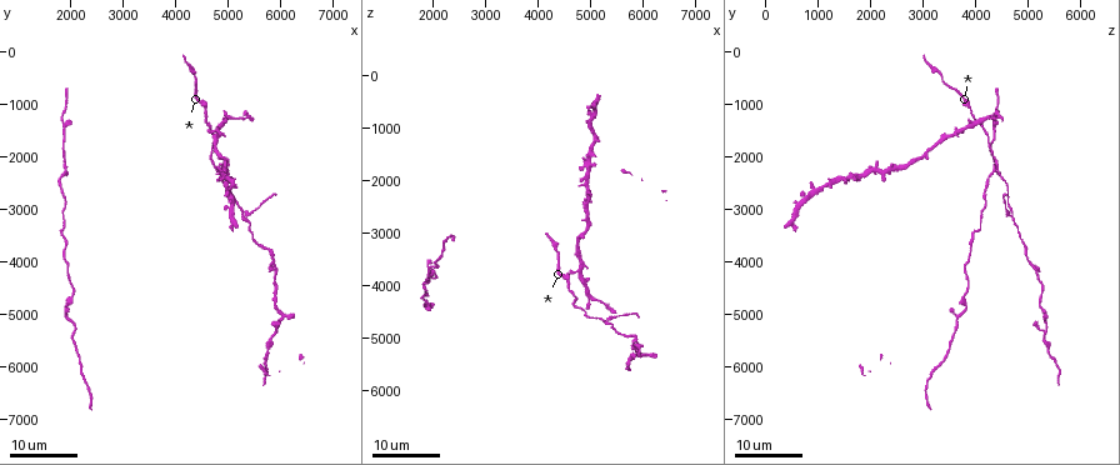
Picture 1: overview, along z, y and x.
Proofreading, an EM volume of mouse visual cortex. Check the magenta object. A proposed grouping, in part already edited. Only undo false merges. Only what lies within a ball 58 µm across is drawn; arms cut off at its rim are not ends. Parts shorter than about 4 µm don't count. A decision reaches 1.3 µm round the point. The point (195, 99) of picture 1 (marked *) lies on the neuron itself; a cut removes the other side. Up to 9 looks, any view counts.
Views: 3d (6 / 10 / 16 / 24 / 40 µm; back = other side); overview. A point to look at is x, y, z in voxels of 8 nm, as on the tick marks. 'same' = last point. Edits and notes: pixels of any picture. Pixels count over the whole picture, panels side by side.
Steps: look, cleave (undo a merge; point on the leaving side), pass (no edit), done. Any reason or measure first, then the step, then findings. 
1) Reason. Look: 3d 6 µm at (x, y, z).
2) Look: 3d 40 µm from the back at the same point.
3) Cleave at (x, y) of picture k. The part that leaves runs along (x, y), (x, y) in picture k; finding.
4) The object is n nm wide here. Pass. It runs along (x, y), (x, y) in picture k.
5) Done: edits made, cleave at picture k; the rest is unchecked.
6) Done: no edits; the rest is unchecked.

Arms part here. Look: 3d 16 µm at (4950, 1350, 3950).

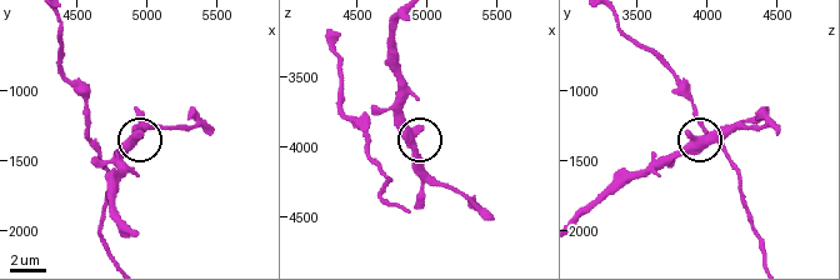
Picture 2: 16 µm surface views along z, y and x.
Look: 3d 6 µm at (4900, 1360, 4000).

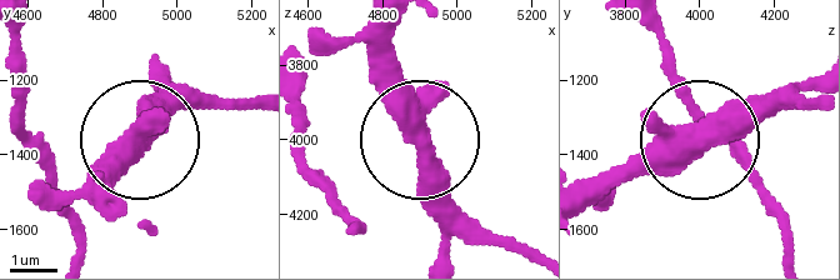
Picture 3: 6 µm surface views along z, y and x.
The object is 400 nm wide here. Pass. It runs along (306, 156), (319, 169), (410, 145), (481, 224) in picture 3; continuous, no second neuron.

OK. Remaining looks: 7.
Thin arm on a thick one. Look: 3d 16 µm at (5350, 3050, 4600).

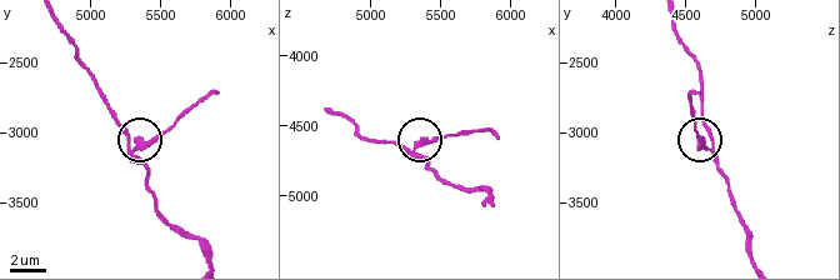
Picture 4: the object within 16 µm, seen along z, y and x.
Look: 3d 6 µm at (5360, 3100, 4640).

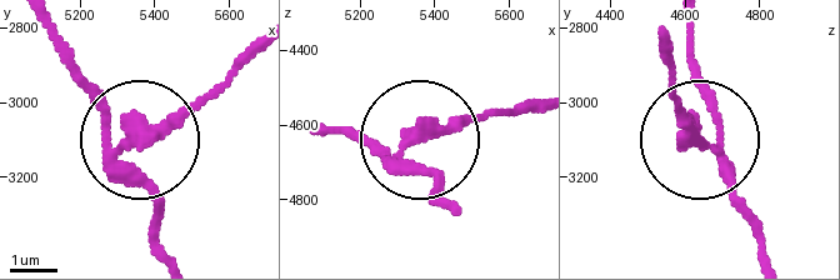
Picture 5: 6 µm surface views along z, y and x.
Cleave at (169, 121) of picture 5. The part that leaves runs along (121, 150), (189, 118), (249, 58) in picture 5; two neurons meet here.

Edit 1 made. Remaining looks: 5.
Look: overview.

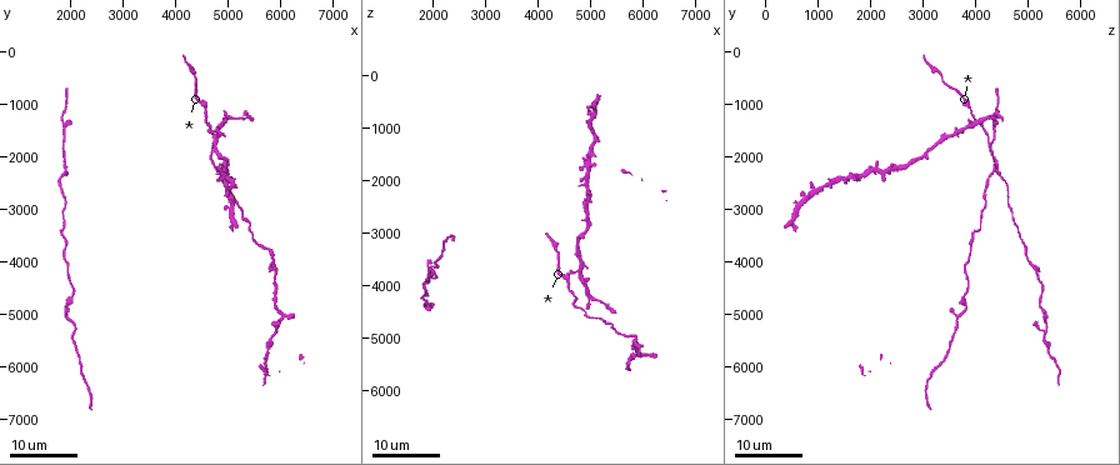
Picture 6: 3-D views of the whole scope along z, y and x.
Branch point. Look: 3d 24 µm at (5900, 5350, 5250).

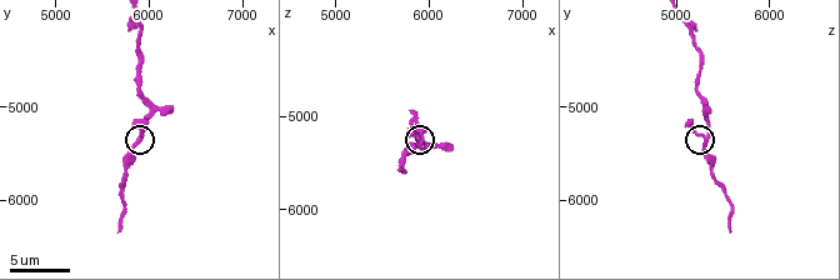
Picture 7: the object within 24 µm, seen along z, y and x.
Look: 3d 10 µm at (5900, 5300, 5300).

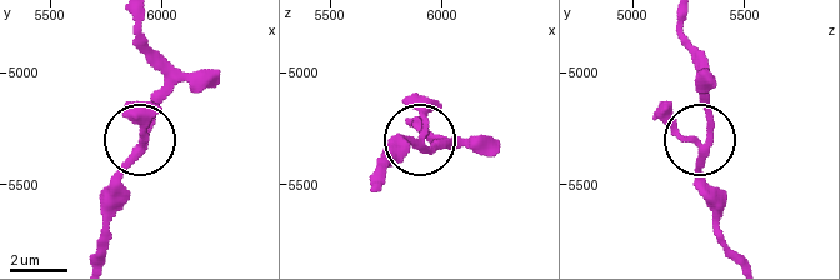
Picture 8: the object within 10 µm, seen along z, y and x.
The object is 220 nm wide here. Pass. It runs along (141, 21), (141, 43), (163, 93), (144, 143), (101, 190) in picture 8; continuous, no second neuron.

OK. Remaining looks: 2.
Done: edits made, cleave at picture 5; the rest is unchecked.

